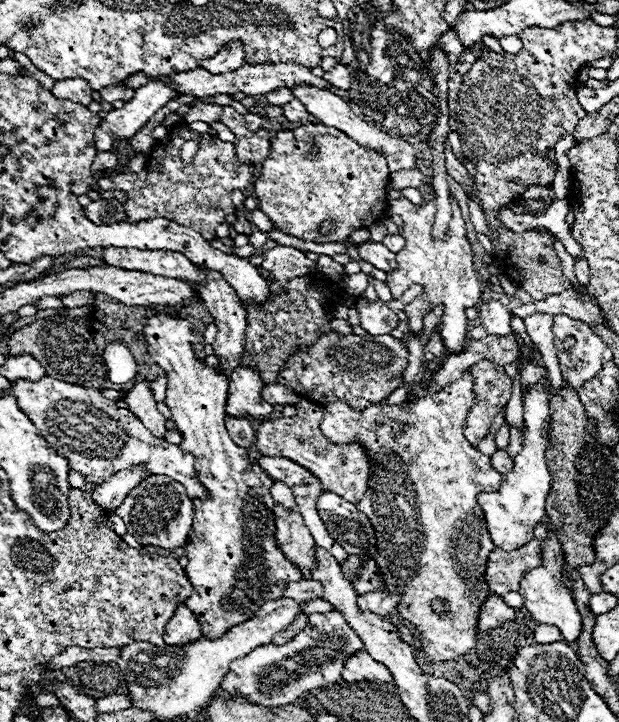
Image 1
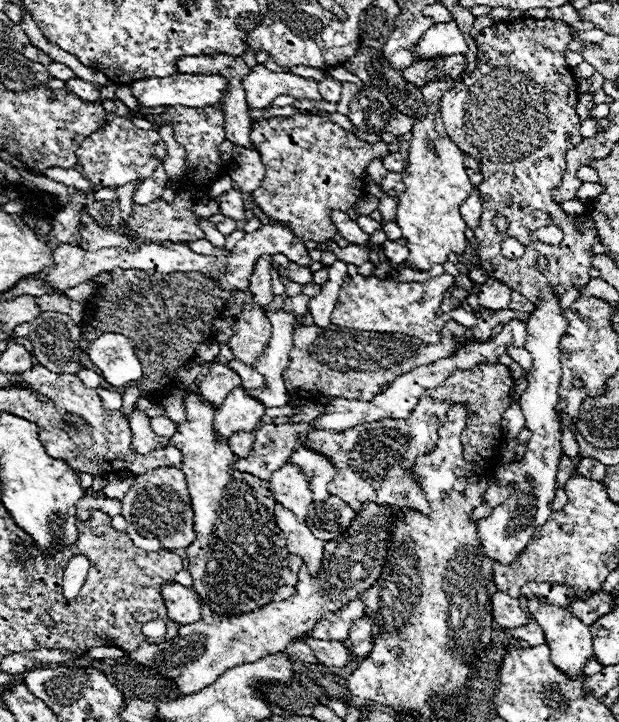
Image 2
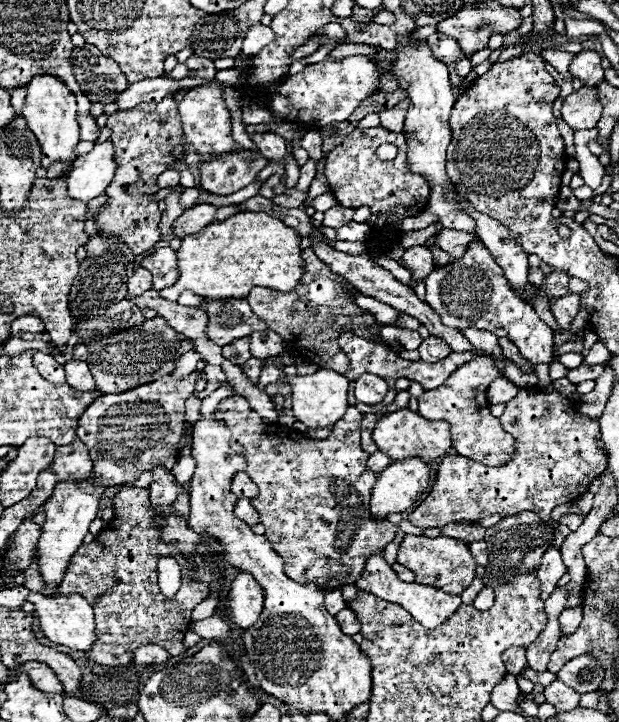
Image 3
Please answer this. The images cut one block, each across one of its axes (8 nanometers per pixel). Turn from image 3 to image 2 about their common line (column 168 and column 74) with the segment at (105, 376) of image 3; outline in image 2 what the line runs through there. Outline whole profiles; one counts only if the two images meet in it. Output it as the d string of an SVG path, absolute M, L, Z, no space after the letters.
M44 312L36 320L30 320L30 322L16 326L12 334L28 338L32 342L32 348L34 348L38 362L44 364L44 368L48 368L52 372L72 372L72 374L76 374L82 368L80 362L78 362L80 356L82 356L82 348L80 348L82 330L80 330L80 326L72 324L72 320L64 314Z

